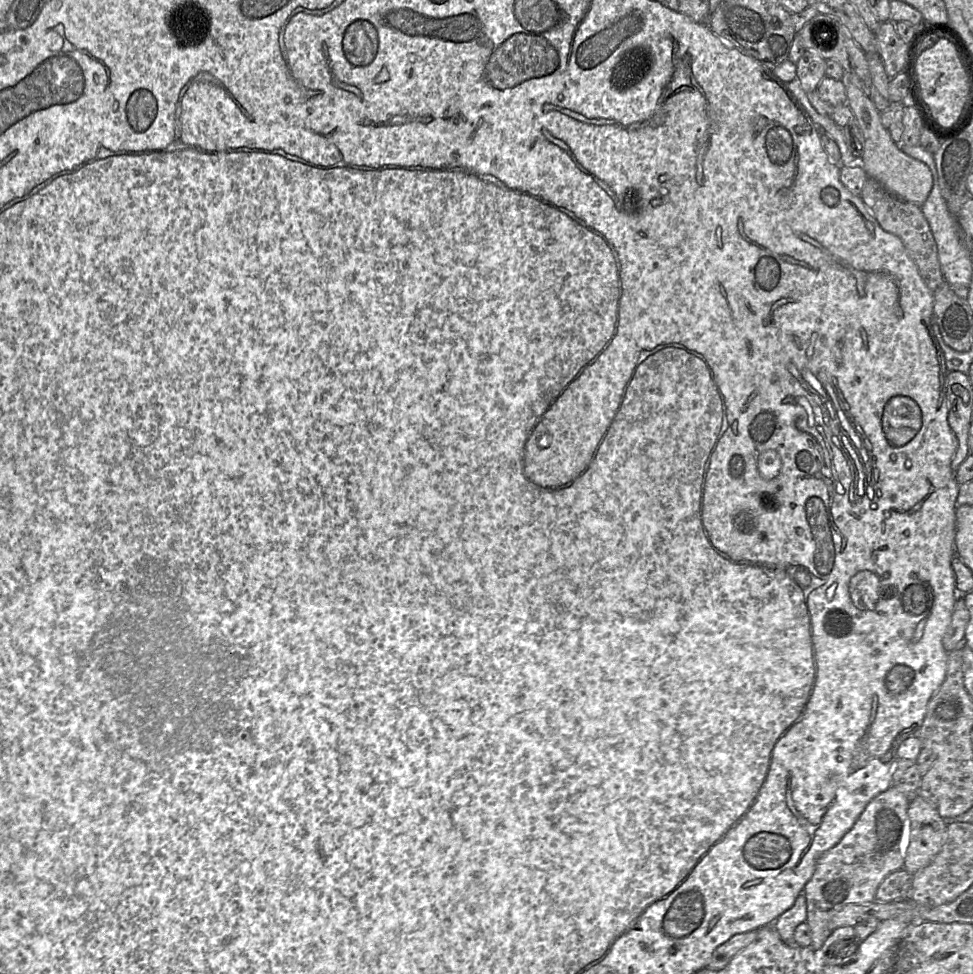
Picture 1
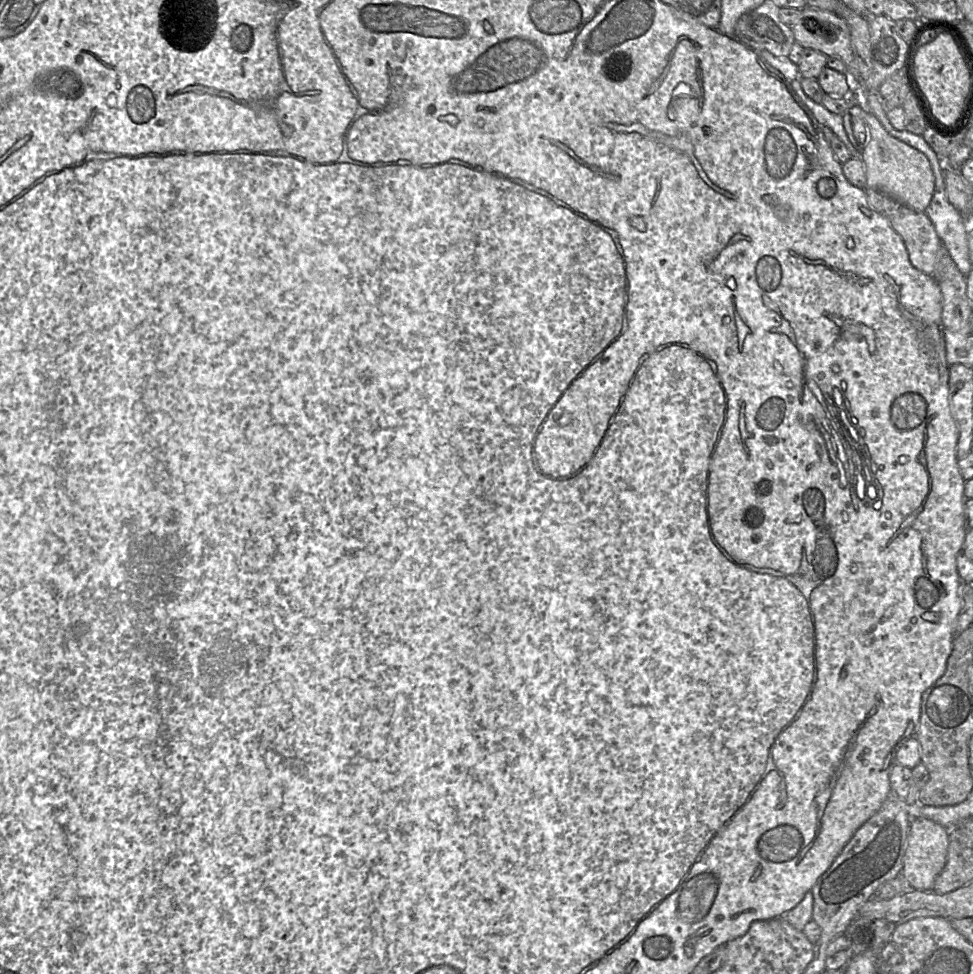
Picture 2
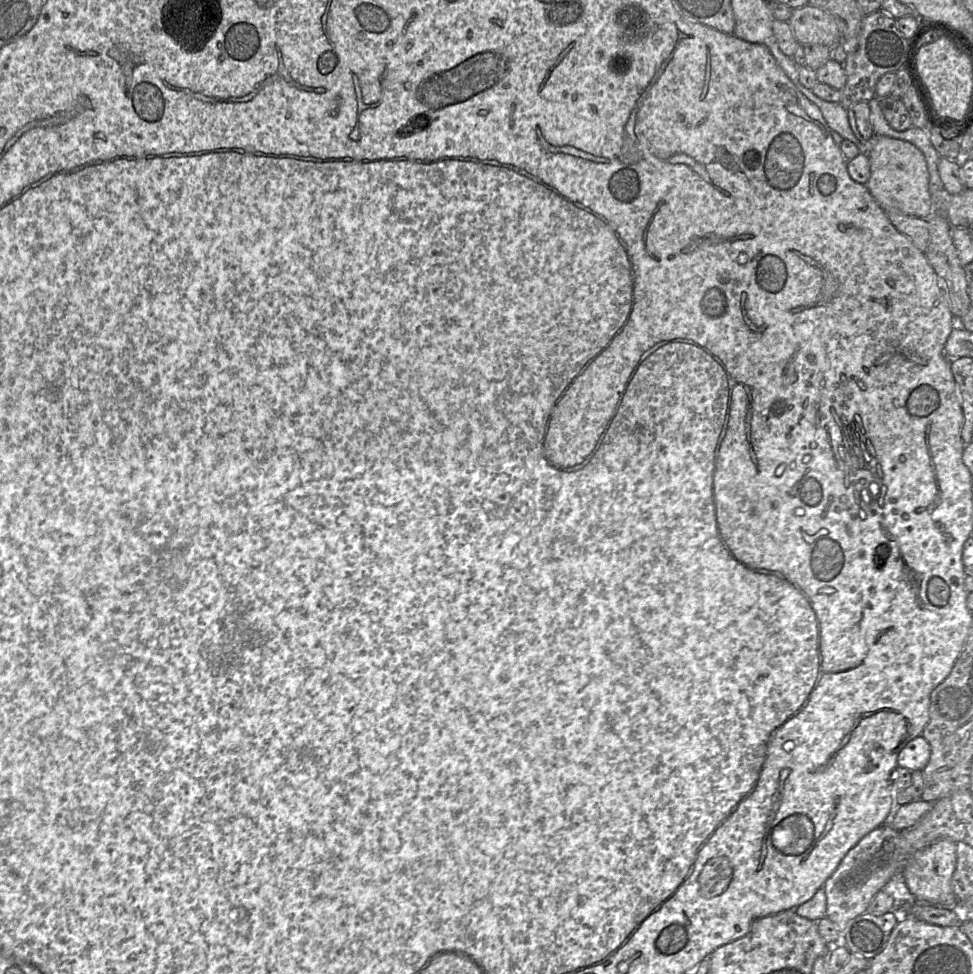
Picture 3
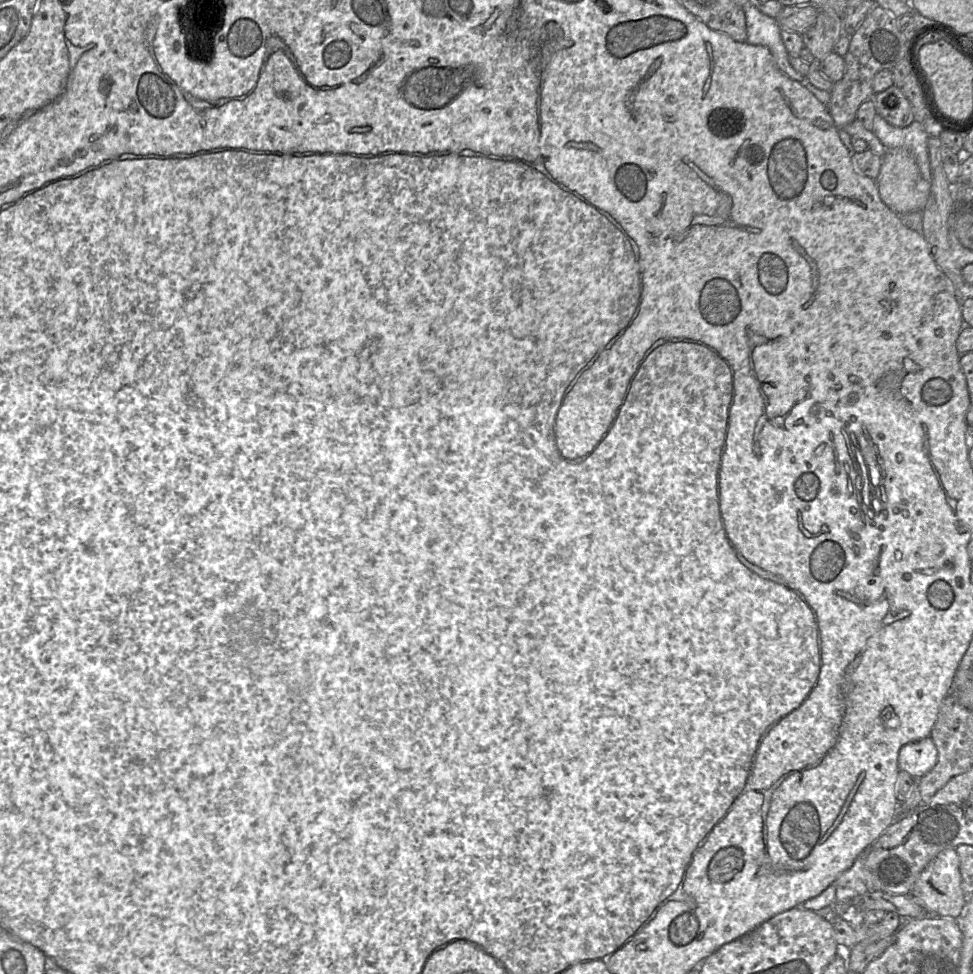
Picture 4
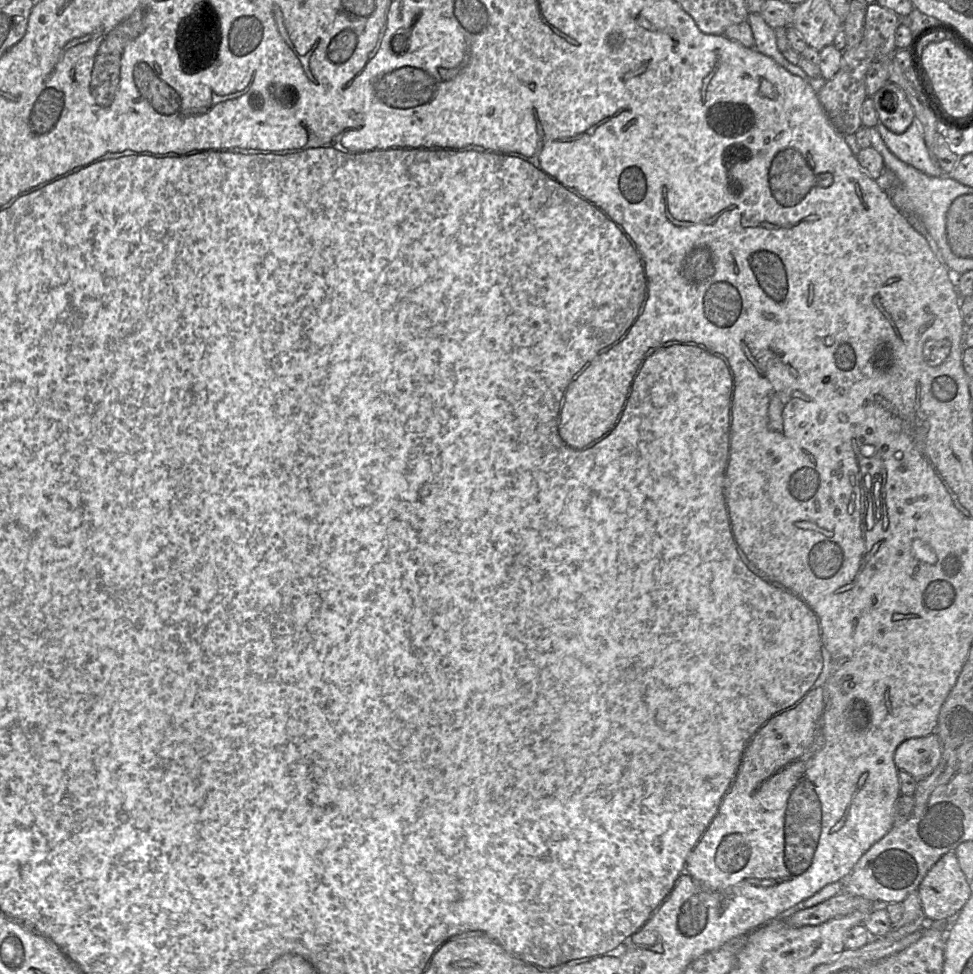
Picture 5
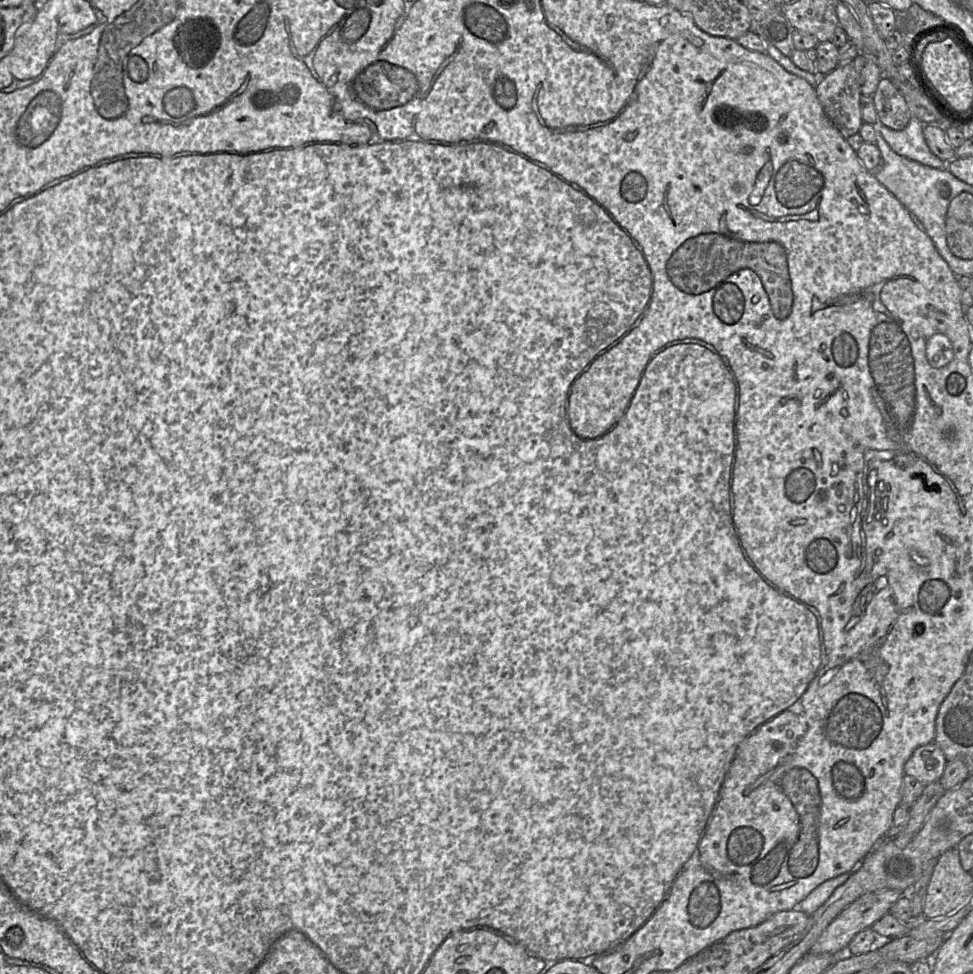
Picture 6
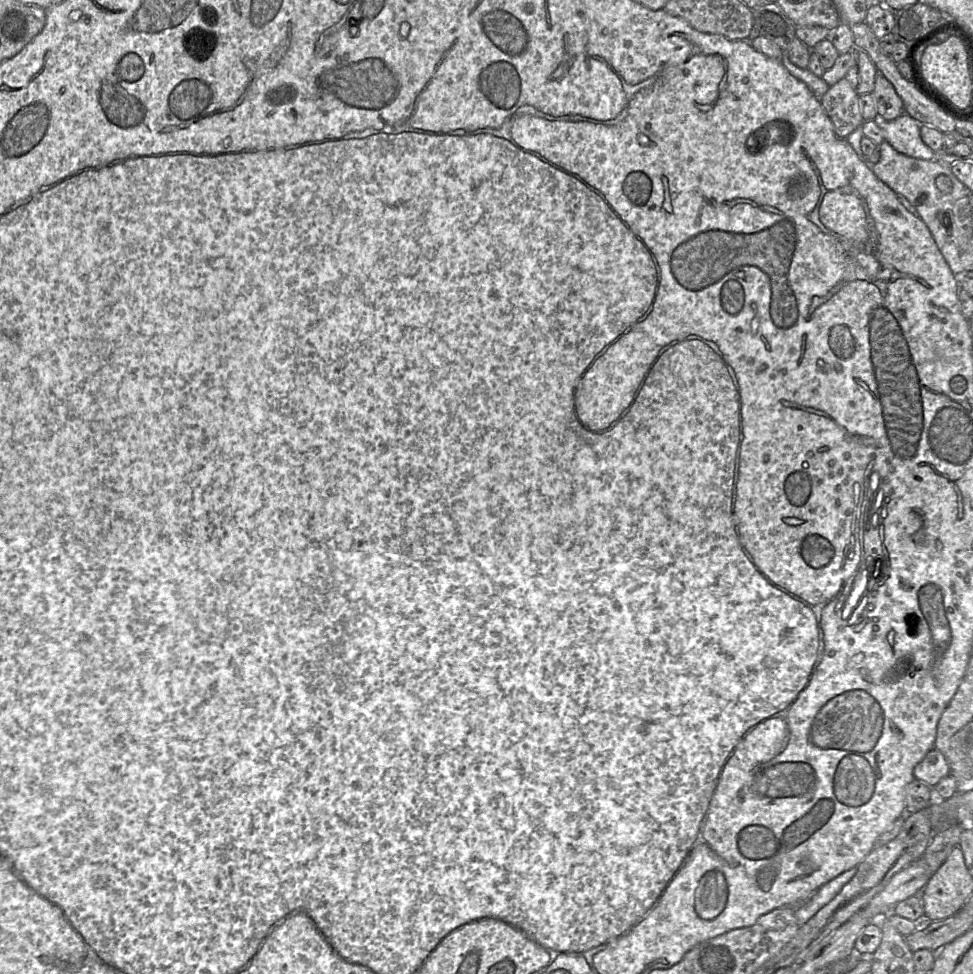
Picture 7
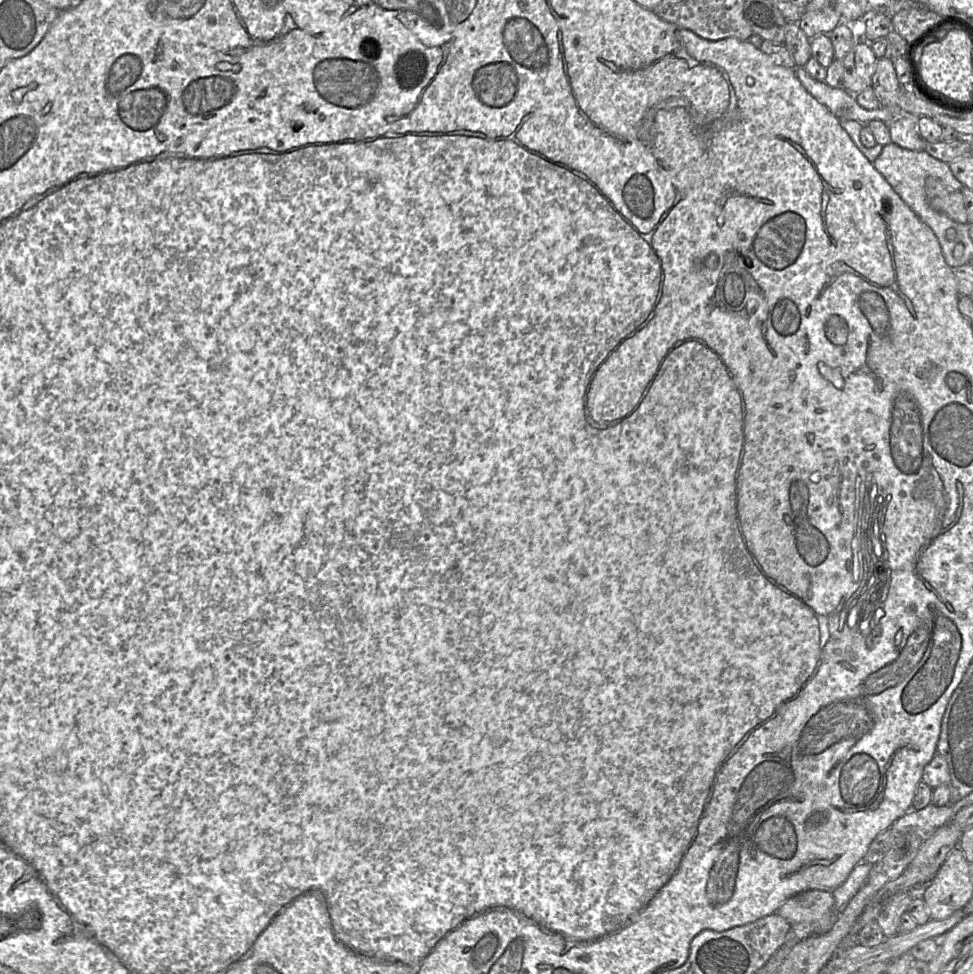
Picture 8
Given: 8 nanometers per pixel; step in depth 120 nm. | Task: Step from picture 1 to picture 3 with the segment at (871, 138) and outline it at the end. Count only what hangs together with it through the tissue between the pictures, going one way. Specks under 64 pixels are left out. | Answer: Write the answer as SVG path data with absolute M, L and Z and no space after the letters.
M874 134L868 156L870 178L865 185L884 211L902 212L920 218L928 218L932 214L929 172L920 149L906 140Z

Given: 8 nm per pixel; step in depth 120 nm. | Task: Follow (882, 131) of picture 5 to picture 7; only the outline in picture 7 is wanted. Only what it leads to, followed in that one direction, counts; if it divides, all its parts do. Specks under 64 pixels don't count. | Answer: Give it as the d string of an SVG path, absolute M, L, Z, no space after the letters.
M907 113L890 121L881 121L884 140L898 152L913 158L933 160L936 153L922 140L920 123Z

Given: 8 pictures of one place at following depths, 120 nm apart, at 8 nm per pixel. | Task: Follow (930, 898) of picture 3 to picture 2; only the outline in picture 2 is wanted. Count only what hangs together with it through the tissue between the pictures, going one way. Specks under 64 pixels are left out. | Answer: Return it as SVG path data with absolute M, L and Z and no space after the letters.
M925 818L910 819L901 875L914 890L931 891L947 859L949 829Z

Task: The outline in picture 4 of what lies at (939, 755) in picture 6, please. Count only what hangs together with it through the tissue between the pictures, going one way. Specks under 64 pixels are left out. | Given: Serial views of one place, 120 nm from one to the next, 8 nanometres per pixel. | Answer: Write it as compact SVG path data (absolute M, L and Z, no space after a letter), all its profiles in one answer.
M930 737L911 742L901 747L898 754L900 770L916 780L928 773L937 763L937 748Z

